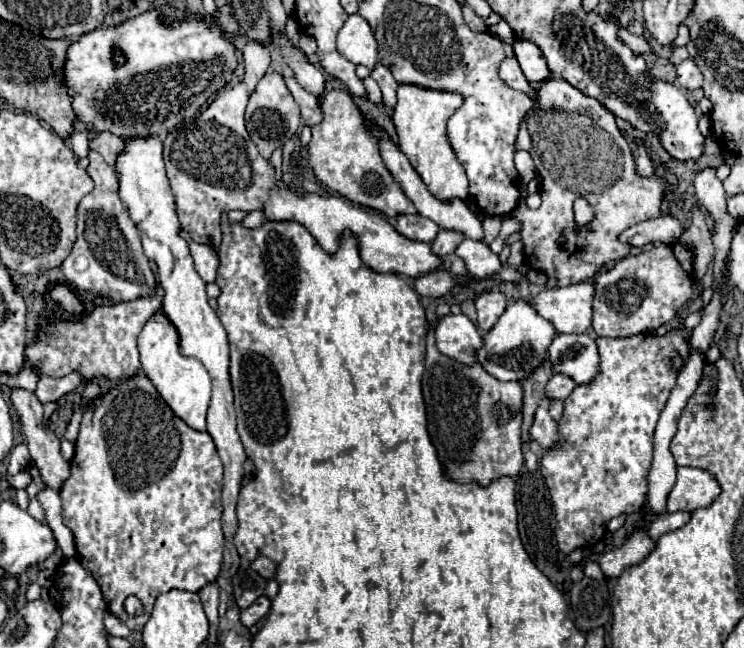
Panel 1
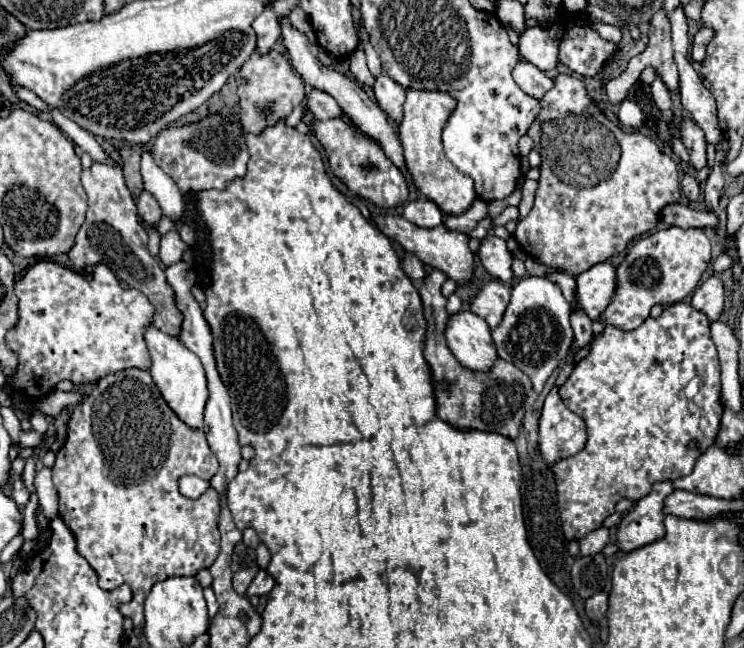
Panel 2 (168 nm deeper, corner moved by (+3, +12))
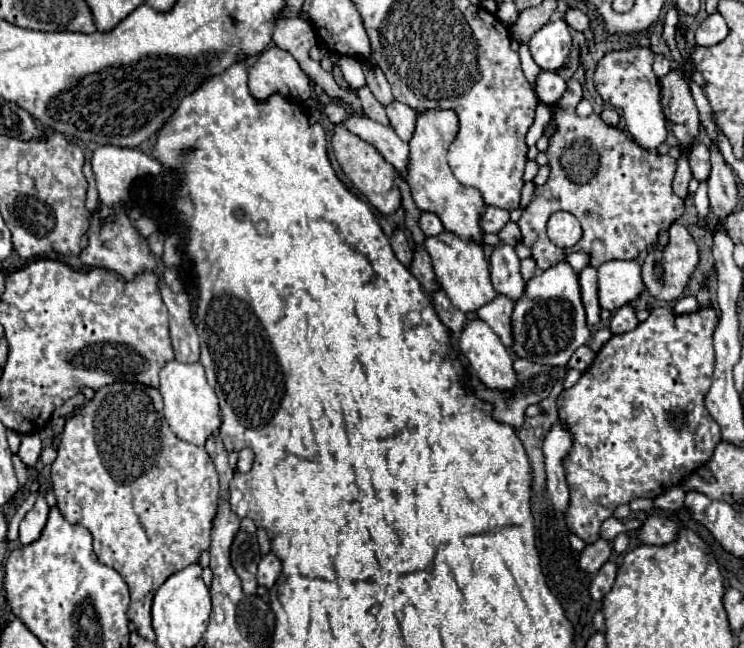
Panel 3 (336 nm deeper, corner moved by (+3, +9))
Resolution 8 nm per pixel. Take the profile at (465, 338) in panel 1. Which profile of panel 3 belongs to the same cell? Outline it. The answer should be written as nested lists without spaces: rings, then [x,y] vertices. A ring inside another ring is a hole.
[[[480,319],[476,321],[468,321],[468,325],[464,327],[460,341],[458,341],[458,351],[462,353],[462,357],[468,361],[472,373],[492,391],[512,391],[516,385],[516,371],[512,367],[512,357],[508,353],[508,349],[502,345],[502,341],[498,339],[498,335]]]

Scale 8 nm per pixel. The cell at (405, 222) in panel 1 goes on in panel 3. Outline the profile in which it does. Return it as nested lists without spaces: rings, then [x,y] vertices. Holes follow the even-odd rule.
[[[422,213],[420,217],[420,227],[422,231],[426,233],[426,237],[434,237],[434,235],[440,235],[444,231],[440,219],[434,215],[434,213]]]

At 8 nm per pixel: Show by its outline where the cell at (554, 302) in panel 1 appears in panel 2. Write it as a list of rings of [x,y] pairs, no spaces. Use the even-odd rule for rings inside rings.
[[[608,262],[596,264],[596,266],[592,266],[590,270],[586,270],[586,272],[578,274],[578,276],[576,276],[576,308],[574,308],[572,312],[576,312],[576,310],[582,310],[582,312],[584,312],[588,318],[592,318],[592,320],[600,318],[600,314],[604,312],[604,308],[608,306],[608,302],[610,302],[610,298],[612,298],[614,286],[616,286],[616,272],[614,272],[614,266],[610,266]]]

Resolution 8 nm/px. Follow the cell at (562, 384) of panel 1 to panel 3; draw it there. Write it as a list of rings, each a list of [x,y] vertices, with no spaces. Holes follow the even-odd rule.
[[[588,265],[580,273],[580,289],[584,299],[584,309],[588,317],[588,325],[596,325],[600,321],[600,303],[598,303],[598,269]]]

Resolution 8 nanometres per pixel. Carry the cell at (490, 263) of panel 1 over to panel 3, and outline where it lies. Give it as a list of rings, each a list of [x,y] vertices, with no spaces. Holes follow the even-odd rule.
[[[498,245],[490,257],[492,285],[500,295],[518,301],[526,289],[526,281],[520,275],[520,259],[510,245]]]

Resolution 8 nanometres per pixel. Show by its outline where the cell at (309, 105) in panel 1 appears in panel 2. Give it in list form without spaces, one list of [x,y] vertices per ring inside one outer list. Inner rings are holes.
[[[312,88],[306,94],[306,108],[314,114],[316,120],[330,120],[330,118],[344,114],[342,108],[338,106],[338,102],[330,94],[316,90],[316,88]]]

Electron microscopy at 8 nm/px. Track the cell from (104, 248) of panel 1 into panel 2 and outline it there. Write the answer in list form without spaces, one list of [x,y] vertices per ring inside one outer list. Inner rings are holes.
[[[94,162],[82,172],[82,186],[88,194],[88,214],[76,236],[76,244],[68,252],[72,266],[88,268],[106,264],[122,282],[148,296],[150,304],[156,308],[152,324],[162,332],[176,336],[176,332],[180,332],[180,312],[176,312],[176,306],[172,304],[172,288],[168,288],[164,268],[160,268],[158,258],[152,258],[146,250],[148,236],[138,222],[136,202],[126,186],[120,166]]]

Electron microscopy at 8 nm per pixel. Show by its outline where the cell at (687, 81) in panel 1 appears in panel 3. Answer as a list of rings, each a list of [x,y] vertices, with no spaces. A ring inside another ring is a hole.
[[[714,13],[714,15],[708,15],[708,17],[698,25],[696,43],[698,43],[698,45],[704,45],[704,47],[710,47],[710,45],[720,43],[726,35],[728,35],[728,25],[726,25],[724,17],[722,17],[720,13]]]

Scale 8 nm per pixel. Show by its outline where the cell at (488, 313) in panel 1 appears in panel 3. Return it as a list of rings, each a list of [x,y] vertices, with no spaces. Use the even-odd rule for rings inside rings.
[[[498,295],[494,301],[478,309],[478,317],[490,325],[490,329],[500,337],[506,347],[512,347],[512,309],[514,301],[504,295]]]

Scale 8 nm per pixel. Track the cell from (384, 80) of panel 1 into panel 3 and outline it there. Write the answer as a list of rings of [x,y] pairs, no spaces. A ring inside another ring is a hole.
[[[398,101],[390,103],[386,107],[386,113],[390,117],[390,123],[392,123],[392,129],[396,131],[396,135],[408,143],[416,129],[416,113],[408,105],[398,103]]]

